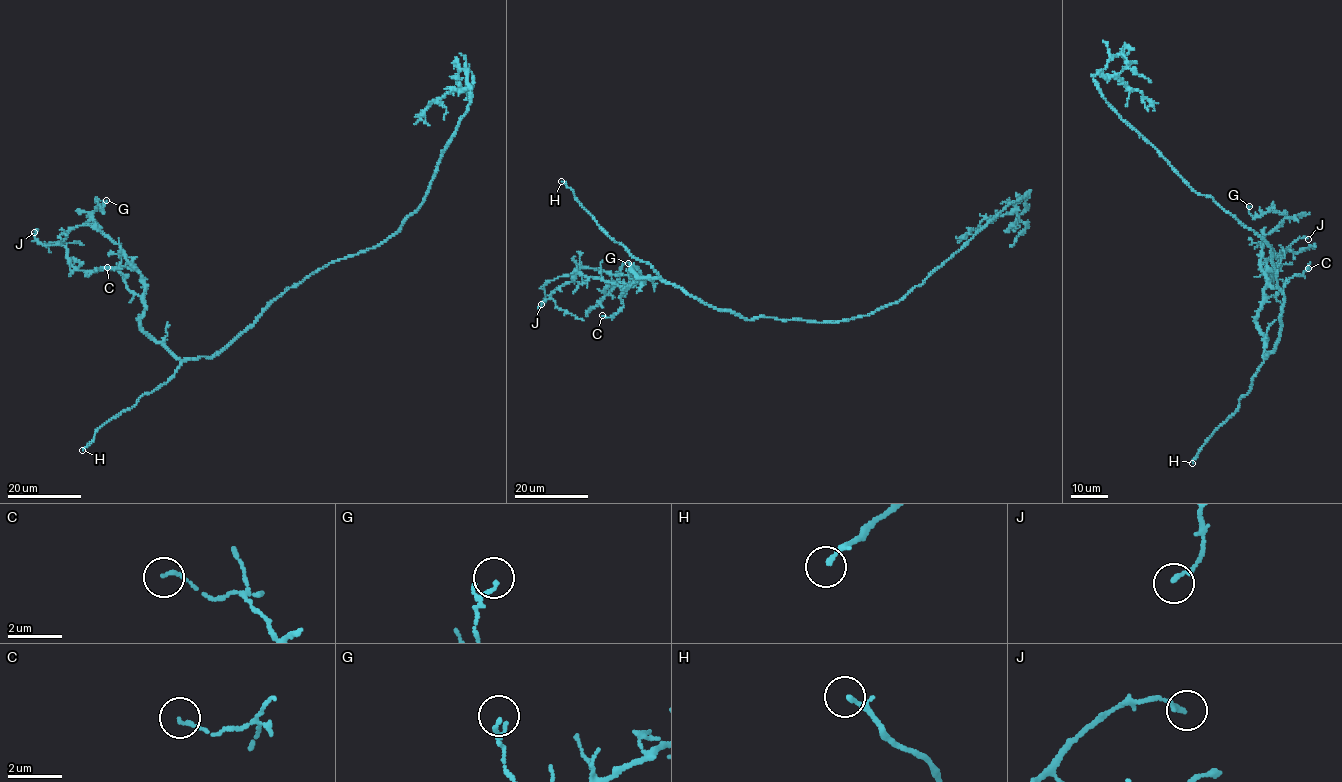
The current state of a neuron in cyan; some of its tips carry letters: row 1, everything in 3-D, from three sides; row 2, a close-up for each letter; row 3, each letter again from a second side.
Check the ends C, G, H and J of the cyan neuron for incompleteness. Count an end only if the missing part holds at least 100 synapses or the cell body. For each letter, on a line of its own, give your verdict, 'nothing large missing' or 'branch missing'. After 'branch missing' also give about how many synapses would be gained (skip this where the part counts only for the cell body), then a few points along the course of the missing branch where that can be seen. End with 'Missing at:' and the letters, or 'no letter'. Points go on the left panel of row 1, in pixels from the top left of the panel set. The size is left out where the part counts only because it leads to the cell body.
C: nothing large missing
G: nothing large missing
H: branch missing
J: nothing large missing
Missing at: H

